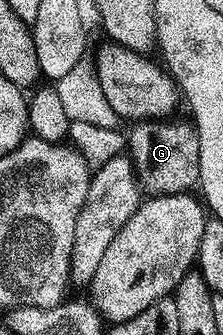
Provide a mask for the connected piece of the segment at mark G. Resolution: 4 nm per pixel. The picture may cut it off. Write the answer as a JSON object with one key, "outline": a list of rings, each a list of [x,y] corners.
{"outline":[[[146,119],[136,122],[127,133],[127,151],[132,157],[137,178],[149,195],[190,192],[200,182],[199,135],[192,120]]]}

